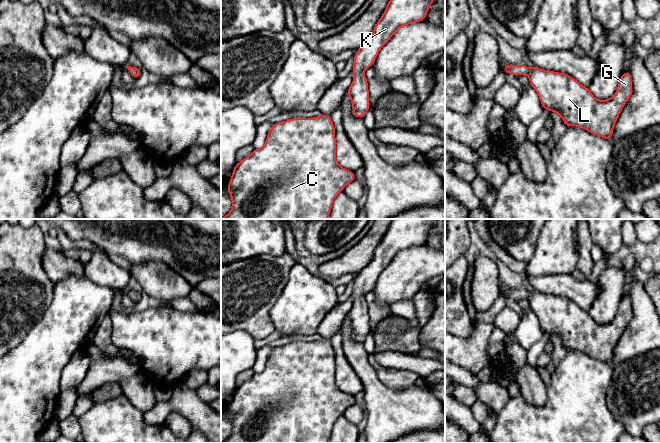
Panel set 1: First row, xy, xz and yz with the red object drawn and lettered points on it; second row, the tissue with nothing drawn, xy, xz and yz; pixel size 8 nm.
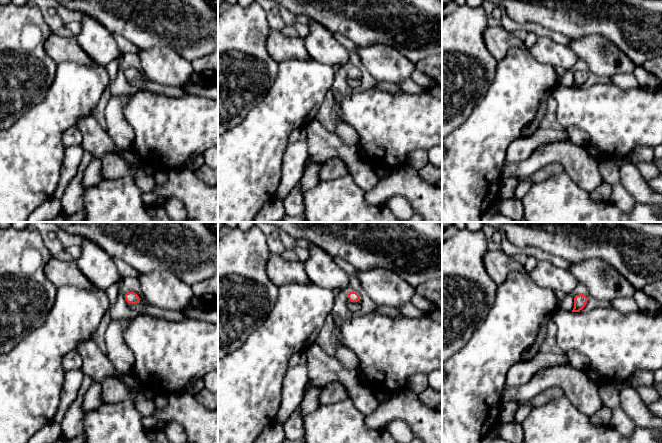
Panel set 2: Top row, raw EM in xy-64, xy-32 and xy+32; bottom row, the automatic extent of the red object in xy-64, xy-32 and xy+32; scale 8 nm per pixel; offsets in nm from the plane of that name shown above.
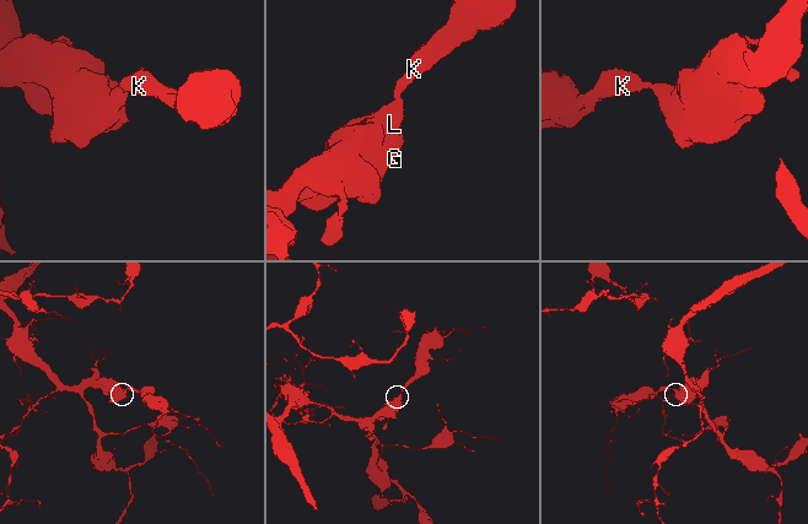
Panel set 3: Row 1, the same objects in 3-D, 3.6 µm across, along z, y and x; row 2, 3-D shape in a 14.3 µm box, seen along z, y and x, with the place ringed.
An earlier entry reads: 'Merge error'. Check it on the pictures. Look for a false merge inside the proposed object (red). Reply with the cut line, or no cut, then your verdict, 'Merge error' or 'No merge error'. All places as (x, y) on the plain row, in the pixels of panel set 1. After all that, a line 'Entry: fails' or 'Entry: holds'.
No split. No merge error
Entry: fails

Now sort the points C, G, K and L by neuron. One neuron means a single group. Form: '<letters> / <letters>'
C G K L

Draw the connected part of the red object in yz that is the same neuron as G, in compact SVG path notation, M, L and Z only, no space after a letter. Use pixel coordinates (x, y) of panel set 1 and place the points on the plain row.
M506 288L503 292L505 299L522 300L526 297L530 303L529 309L538 317L543 333L559 337L567 351L578 350L608 365L633 315L630 295L621 299L617 315L610 323L597 324L589 312L566 297L528 292L524 288Z

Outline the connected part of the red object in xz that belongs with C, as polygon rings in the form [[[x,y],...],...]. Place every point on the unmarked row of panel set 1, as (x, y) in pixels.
[[[329,339],[274,347],[265,369],[235,389],[227,412],[232,433],[221,443],[328,443],[336,419],[356,404],[354,396],[338,388],[335,374],[335,351]]]

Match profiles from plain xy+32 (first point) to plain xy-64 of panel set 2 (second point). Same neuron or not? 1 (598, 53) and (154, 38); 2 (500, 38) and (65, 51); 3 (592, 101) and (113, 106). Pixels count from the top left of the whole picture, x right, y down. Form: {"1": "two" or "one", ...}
{"1": "two", "2": "one", "3": "two"}

